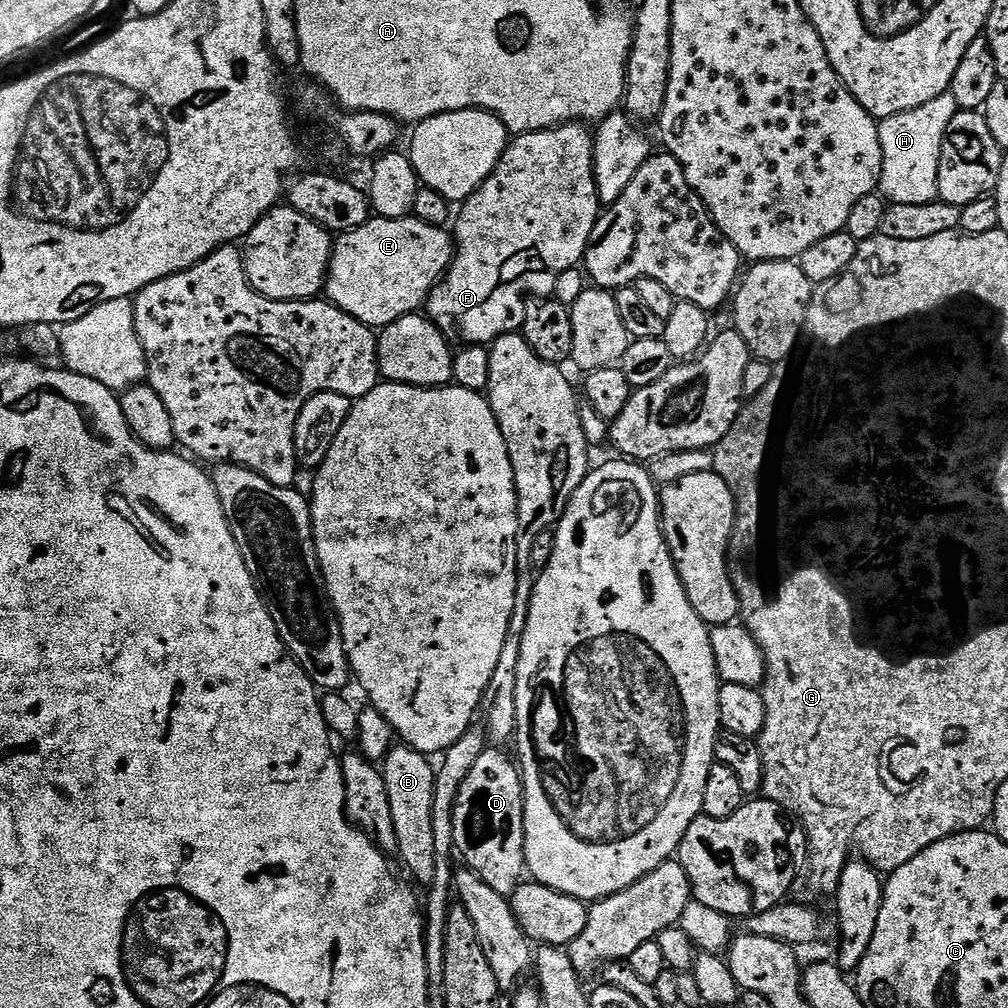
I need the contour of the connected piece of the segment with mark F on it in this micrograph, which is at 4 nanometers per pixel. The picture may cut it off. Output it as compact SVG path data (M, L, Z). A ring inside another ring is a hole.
M573 122L571 124L558 124L554 128L538 130L537 132L521 132L509 143L508 149L502 154L498 166L482 182L482 186L470 199L459 205L460 213L455 213L454 224L454 255L452 264L448 267L442 277L432 288L428 295L426 315L432 323L440 327L440 331L449 338L457 336L465 345L491 346L499 336L505 336L511 332L520 332L524 326L524 319L528 313L529 301L533 298L548 298L552 296L554 282L558 282L558 274L566 274L566 270L577 267L583 261L584 252L588 249L588 239L594 230L597 220L600 219L602 205L598 198L598 190L594 182L592 166L592 141L593 133L588 132L583 123Z

